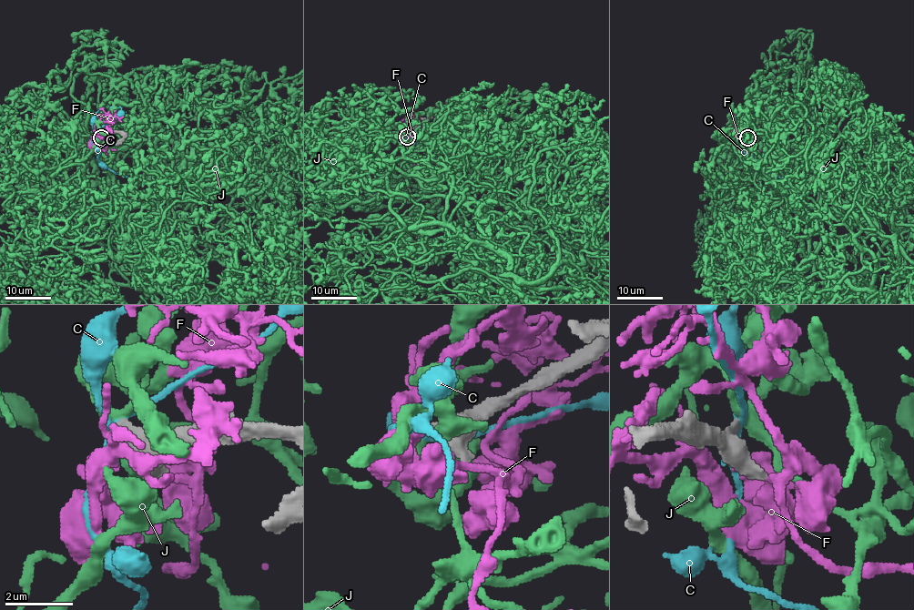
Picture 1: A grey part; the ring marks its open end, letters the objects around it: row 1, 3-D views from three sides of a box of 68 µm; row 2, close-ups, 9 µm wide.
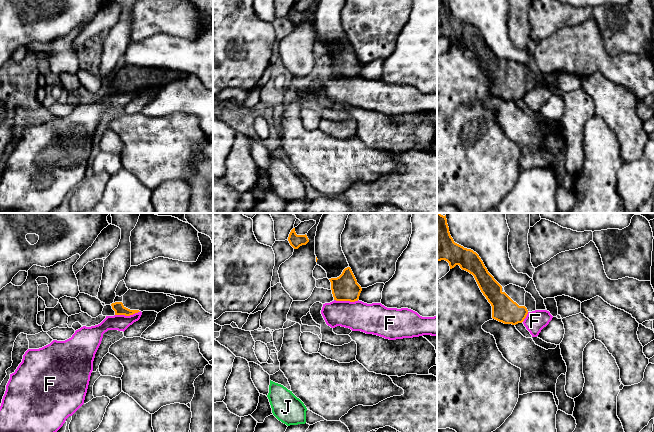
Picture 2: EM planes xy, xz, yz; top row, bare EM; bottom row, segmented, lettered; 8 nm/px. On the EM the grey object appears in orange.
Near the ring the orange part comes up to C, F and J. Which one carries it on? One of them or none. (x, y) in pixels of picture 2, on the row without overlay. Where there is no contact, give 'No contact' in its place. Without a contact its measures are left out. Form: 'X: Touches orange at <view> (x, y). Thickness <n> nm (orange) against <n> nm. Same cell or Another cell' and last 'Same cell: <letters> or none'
C: No contact. Another cell
F: Touches orange at xy (127, 91). Thickness 90 nm (orange) against 130 nm. Another cell
J: No contact. Another cell
Same cell: none

